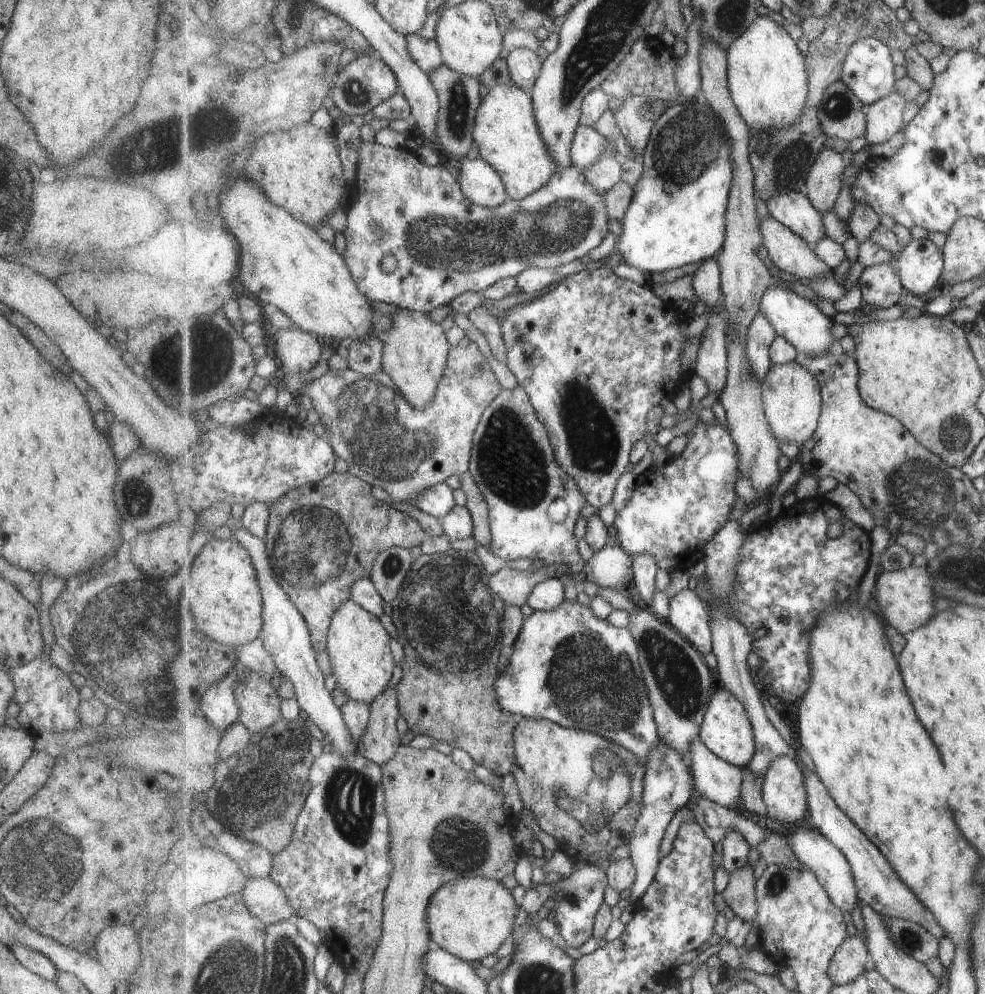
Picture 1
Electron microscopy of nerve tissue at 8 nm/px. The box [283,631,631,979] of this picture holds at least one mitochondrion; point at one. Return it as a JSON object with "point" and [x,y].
{"point":[350,796]}

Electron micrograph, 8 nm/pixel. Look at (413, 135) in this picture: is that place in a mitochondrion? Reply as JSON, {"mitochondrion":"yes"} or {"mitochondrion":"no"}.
{"mitochondrion":"no"}

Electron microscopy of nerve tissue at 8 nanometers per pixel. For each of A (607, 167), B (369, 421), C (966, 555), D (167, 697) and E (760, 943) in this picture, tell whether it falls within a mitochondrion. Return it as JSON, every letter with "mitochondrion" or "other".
{"A":"mitochondrion","B":"mitochondrion","C":"other","D":"other","E":"other"}

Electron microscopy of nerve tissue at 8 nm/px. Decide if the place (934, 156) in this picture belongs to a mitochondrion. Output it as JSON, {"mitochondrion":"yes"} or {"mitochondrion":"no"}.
{"mitochondrion":"yes"}

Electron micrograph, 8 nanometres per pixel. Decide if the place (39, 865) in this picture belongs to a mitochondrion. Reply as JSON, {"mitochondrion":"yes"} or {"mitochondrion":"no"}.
{"mitochondrion":"yes"}

